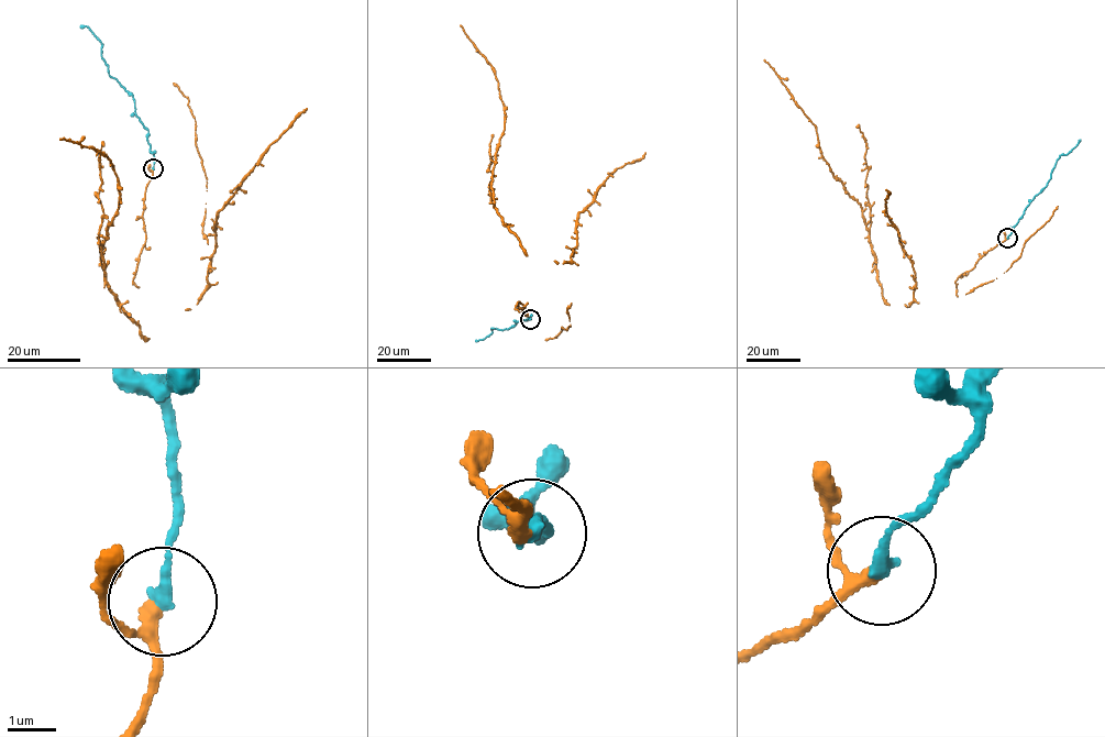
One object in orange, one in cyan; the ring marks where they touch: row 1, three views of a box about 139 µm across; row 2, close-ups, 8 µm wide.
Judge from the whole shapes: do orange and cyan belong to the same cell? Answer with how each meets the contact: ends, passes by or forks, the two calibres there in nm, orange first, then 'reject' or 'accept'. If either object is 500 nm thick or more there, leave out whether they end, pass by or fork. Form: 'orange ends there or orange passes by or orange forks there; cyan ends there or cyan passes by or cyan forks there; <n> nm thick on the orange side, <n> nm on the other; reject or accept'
orange passes by; cyan ends there; 190 nm thick on the orange side, 280 nm on the other; accept

